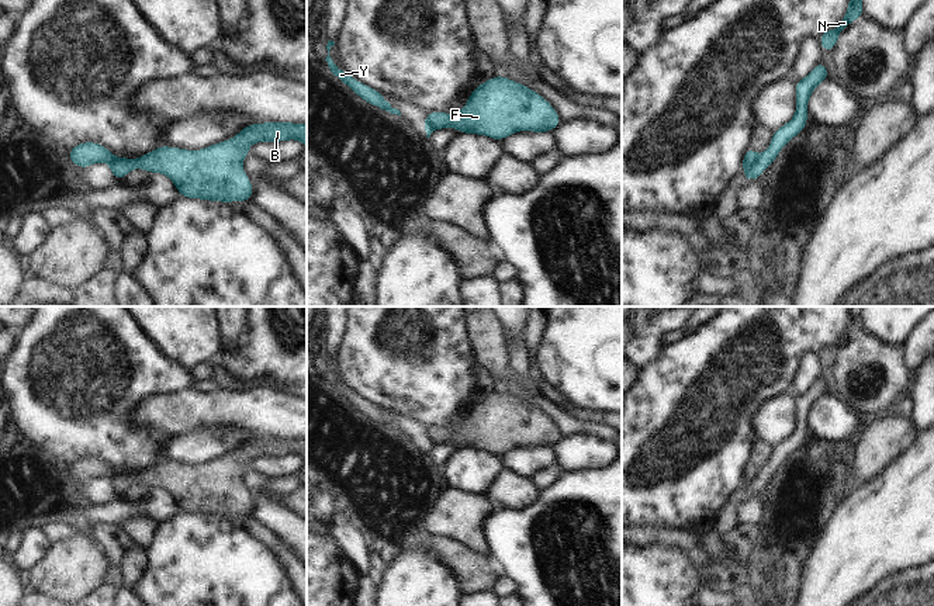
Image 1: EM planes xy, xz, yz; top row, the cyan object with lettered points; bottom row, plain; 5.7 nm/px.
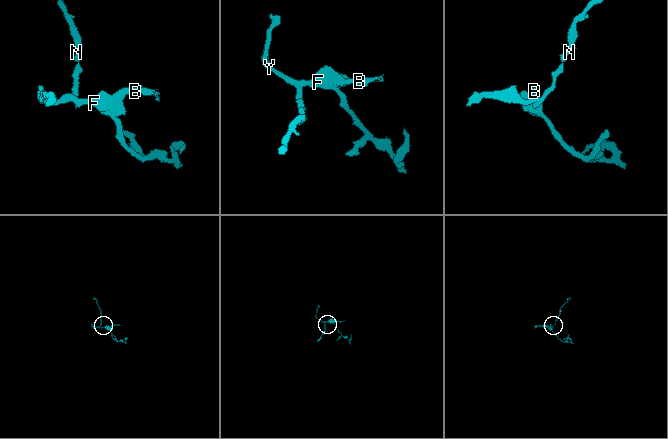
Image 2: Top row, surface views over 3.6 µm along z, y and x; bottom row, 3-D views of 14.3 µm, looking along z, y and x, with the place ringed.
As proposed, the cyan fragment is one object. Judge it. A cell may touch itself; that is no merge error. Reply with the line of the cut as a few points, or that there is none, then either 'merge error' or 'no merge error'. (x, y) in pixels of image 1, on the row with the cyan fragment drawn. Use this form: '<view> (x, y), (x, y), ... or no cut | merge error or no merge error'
yz (758, 155), (750, 168), (743, 169) | merge error

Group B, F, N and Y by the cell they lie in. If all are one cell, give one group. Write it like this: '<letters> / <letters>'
B F Y / N

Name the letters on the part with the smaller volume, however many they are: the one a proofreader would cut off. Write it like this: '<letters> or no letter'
N

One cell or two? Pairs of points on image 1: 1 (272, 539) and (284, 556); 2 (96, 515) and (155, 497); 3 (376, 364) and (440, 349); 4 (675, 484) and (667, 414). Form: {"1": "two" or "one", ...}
{"1": "one", "2": "one", "3": "one", "4": "one"}

